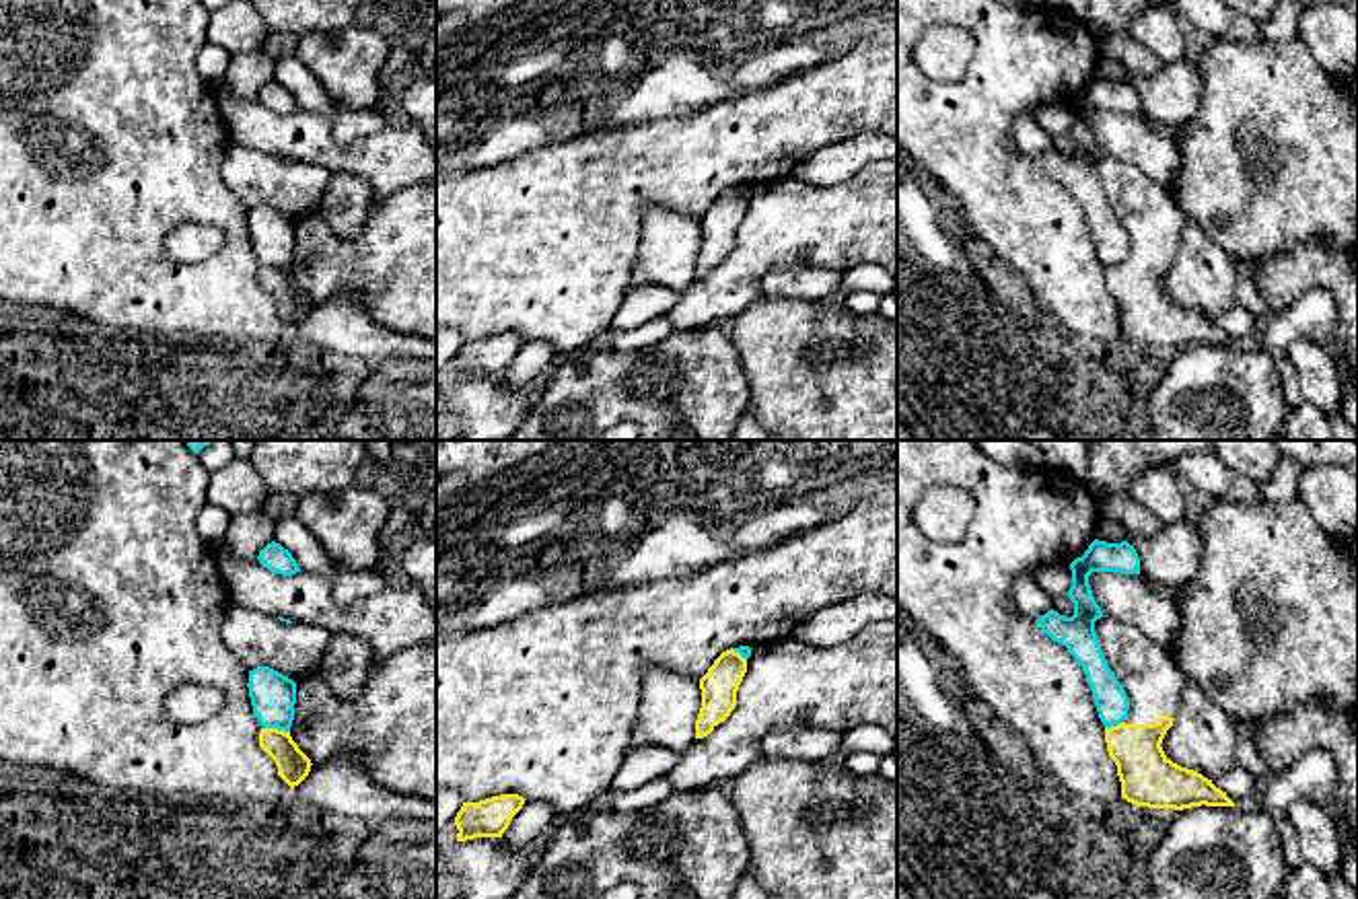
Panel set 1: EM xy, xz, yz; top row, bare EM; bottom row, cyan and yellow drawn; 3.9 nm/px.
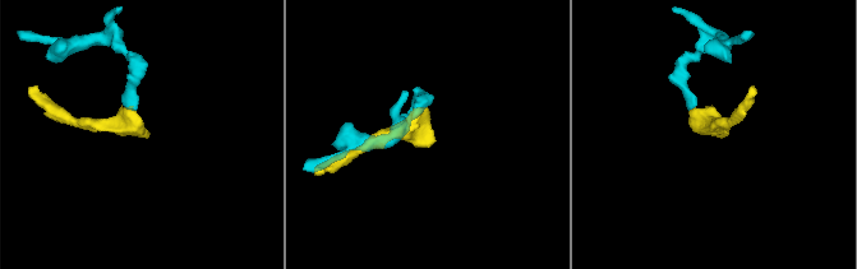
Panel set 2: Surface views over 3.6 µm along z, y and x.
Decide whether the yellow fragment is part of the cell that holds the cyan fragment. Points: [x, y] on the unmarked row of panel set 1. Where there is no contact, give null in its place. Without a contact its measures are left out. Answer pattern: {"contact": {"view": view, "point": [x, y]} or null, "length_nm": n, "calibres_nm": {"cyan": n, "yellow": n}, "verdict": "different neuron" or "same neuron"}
{"contact": {"view": "xy", "point": [276, 266]}, "length_nm": 110, "calibres_nm": {"cyan": 180, "yellow": 130}, "verdict": "different neuron"}

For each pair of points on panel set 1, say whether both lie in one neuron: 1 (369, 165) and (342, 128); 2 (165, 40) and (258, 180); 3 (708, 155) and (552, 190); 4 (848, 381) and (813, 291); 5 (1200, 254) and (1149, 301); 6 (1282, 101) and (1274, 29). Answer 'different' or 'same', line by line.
1: different
2: different
3: same
4: different
5: different
6: different

